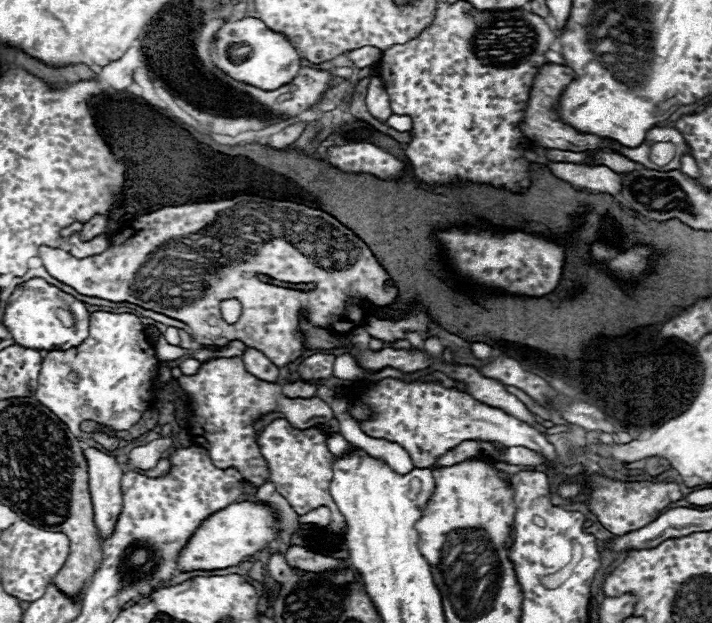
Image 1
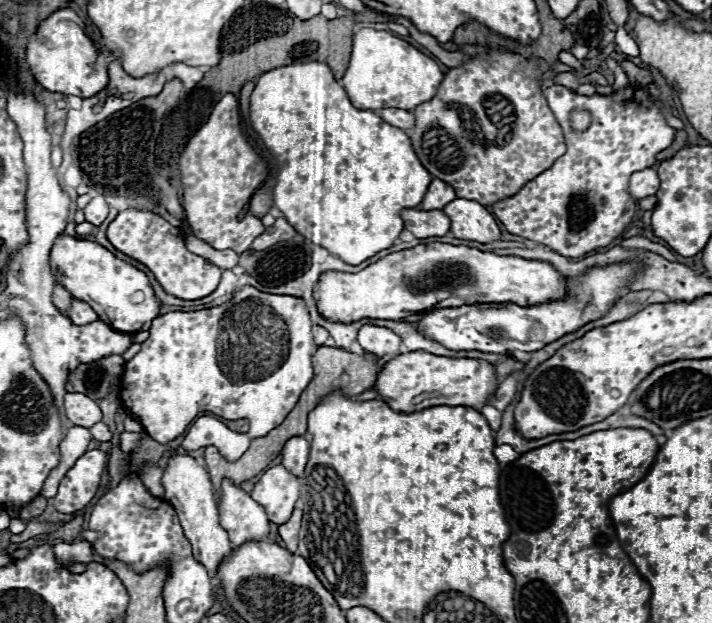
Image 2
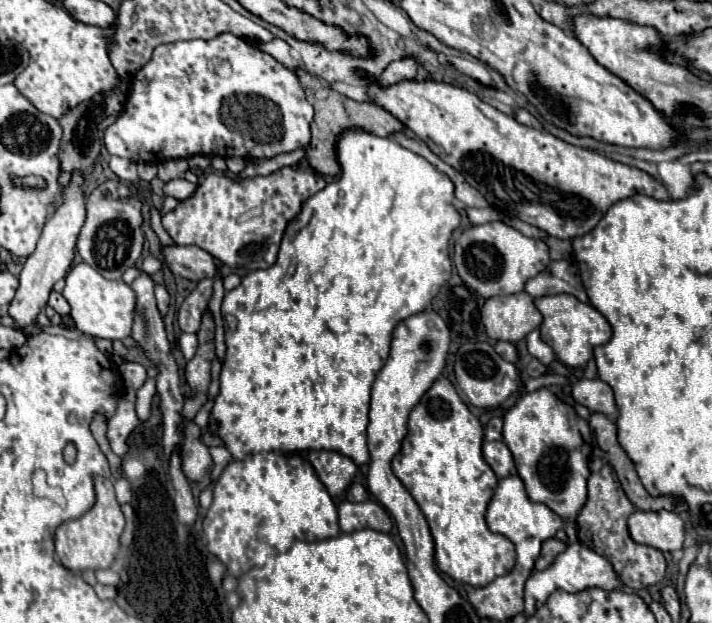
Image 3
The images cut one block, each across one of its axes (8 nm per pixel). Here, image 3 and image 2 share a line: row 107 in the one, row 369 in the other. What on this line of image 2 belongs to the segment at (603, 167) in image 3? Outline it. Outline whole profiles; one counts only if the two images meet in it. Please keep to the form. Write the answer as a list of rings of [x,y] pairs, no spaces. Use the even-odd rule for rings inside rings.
[[[408,352],[392,358],[382,366],[374,382],[378,398],[384,400],[394,412],[418,412],[436,404],[468,404],[482,410],[488,396],[498,388],[494,366],[474,358],[446,358],[430,352]]]

